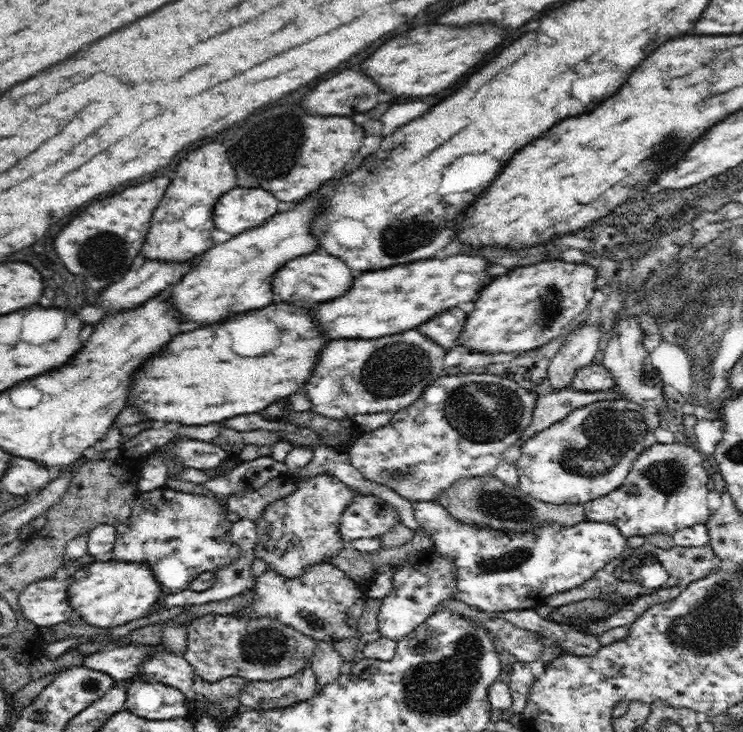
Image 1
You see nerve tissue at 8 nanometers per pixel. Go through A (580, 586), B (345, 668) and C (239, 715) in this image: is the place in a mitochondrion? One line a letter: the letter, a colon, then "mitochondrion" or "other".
A: other
B: other
C: other

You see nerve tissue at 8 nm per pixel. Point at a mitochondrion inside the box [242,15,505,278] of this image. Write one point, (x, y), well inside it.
(406, 237)

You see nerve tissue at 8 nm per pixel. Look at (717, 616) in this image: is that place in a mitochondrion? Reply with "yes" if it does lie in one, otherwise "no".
yes

